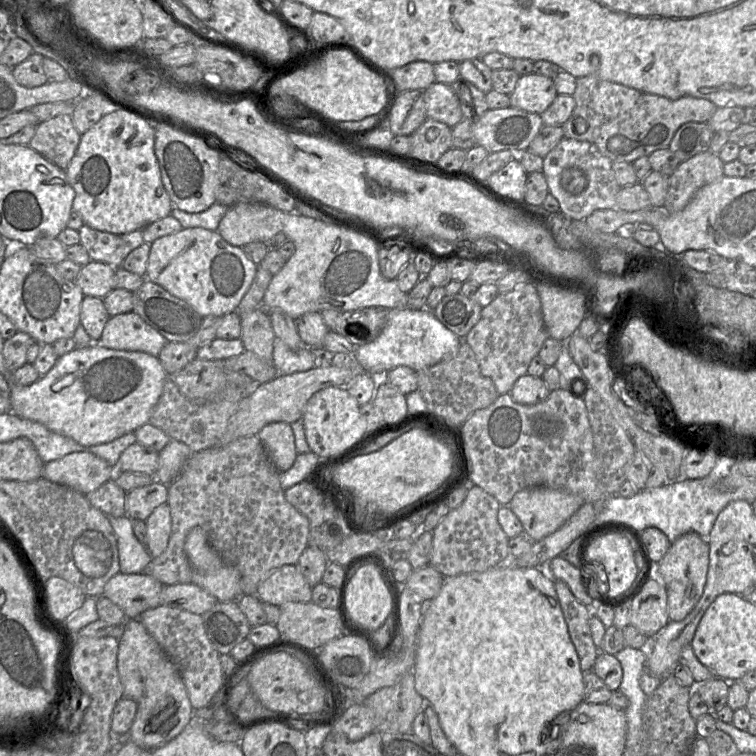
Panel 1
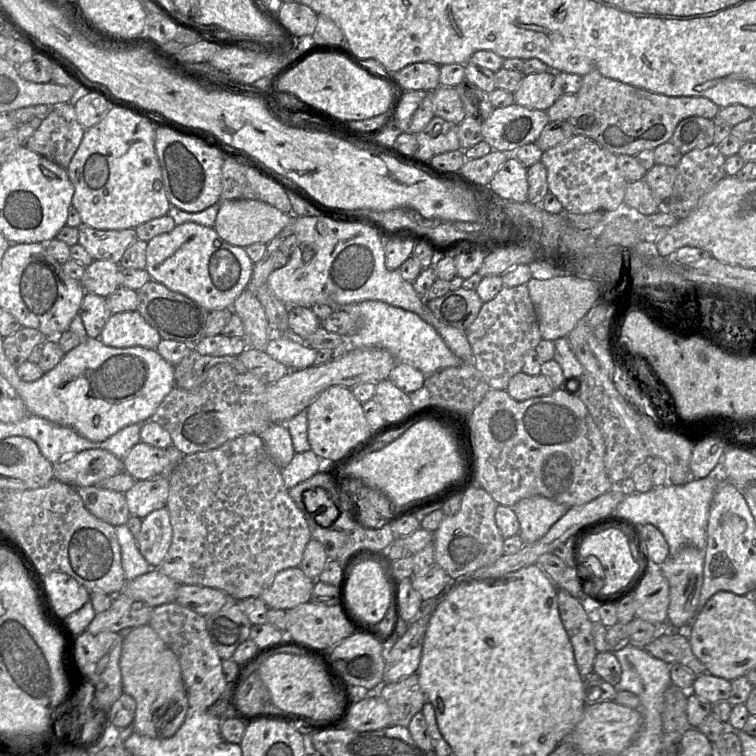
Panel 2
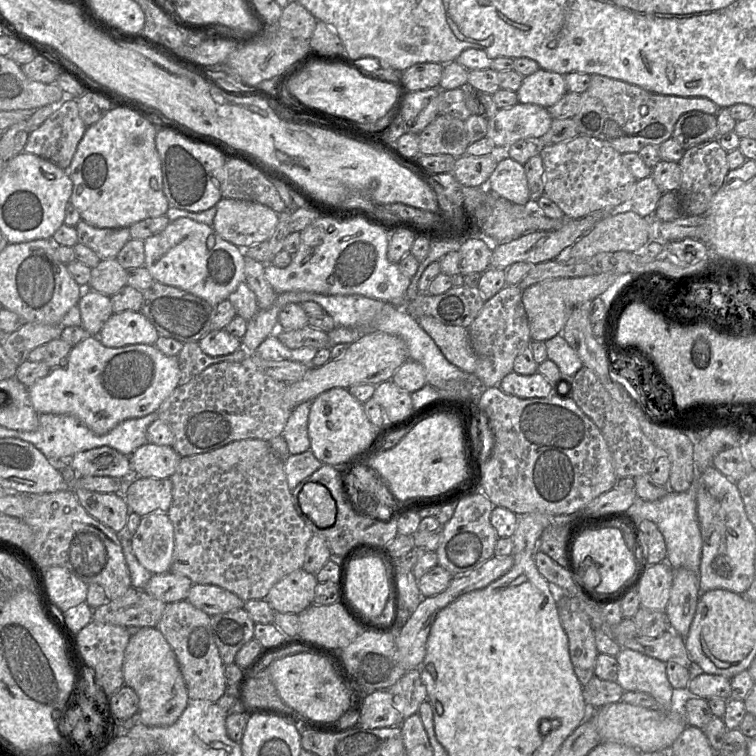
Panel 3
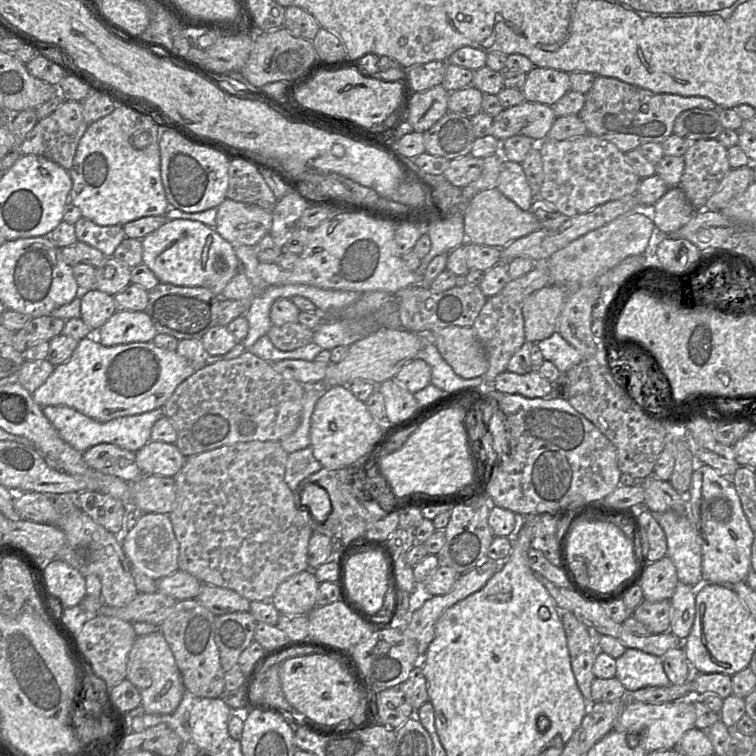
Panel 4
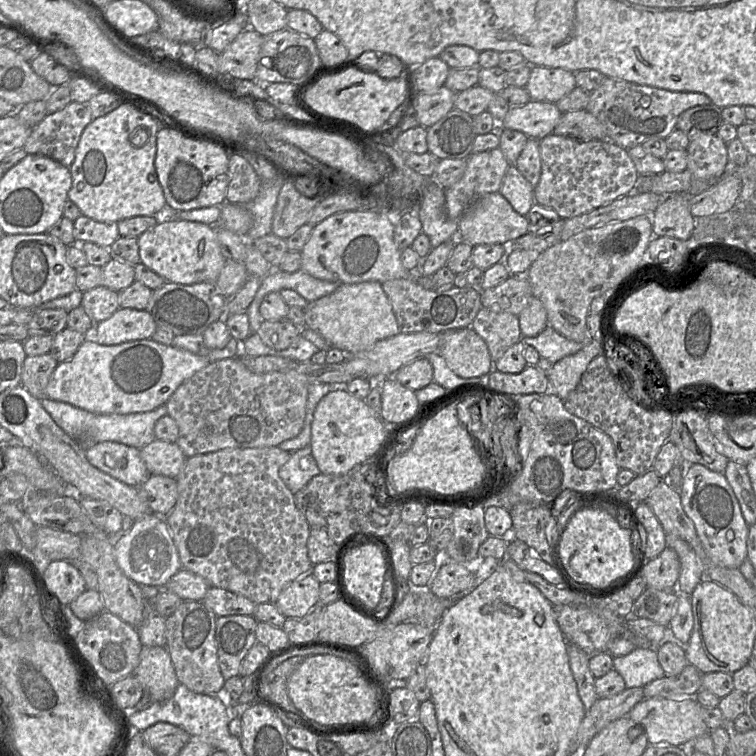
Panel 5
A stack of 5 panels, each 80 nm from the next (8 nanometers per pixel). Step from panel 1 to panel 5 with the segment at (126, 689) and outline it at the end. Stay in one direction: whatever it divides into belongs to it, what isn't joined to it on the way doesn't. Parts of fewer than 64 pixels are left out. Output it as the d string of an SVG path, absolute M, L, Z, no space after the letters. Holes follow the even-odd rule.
M143 646L133 675L142 685L143 694L148 693L152 702L170 699L179 684L165 646Z

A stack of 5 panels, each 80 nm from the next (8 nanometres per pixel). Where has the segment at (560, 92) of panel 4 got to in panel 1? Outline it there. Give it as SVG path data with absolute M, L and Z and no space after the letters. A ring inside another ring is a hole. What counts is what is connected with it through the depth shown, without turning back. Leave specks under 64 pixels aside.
M533 73L523 75L520 76L514 91L509 94L510 107L541 114L557 95L552 78Z

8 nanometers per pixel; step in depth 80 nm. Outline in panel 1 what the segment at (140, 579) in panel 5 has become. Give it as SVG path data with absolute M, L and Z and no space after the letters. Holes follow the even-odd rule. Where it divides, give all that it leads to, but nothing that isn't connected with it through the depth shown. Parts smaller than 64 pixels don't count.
M167 502L155 508L145 523L146 549L153 559L165 551L171 533L170 508Z

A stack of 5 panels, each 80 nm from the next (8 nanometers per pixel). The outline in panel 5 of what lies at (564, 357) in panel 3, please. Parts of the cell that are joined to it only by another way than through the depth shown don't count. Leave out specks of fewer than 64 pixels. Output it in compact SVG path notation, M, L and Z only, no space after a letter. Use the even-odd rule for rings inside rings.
M547 326L534 337L522 337L525 344L533 346L540 357L556 363L562 358L577 353L584 347L583 343L570 340L558 333L551 326Z

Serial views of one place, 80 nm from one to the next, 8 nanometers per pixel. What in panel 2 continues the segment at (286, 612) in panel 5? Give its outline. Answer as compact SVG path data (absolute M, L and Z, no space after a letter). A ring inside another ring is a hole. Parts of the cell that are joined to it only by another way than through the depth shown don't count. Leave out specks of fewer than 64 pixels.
M291 567L279 571L260 594L268 608L288 610L311 599L314 580L307 577L300 567Z

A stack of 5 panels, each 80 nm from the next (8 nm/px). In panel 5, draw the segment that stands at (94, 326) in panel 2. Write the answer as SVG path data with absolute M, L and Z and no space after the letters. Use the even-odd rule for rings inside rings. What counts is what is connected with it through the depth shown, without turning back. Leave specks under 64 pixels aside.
M100 285L83 292L82 307L94 321L99 323L111 317L120 308L119 292Z

